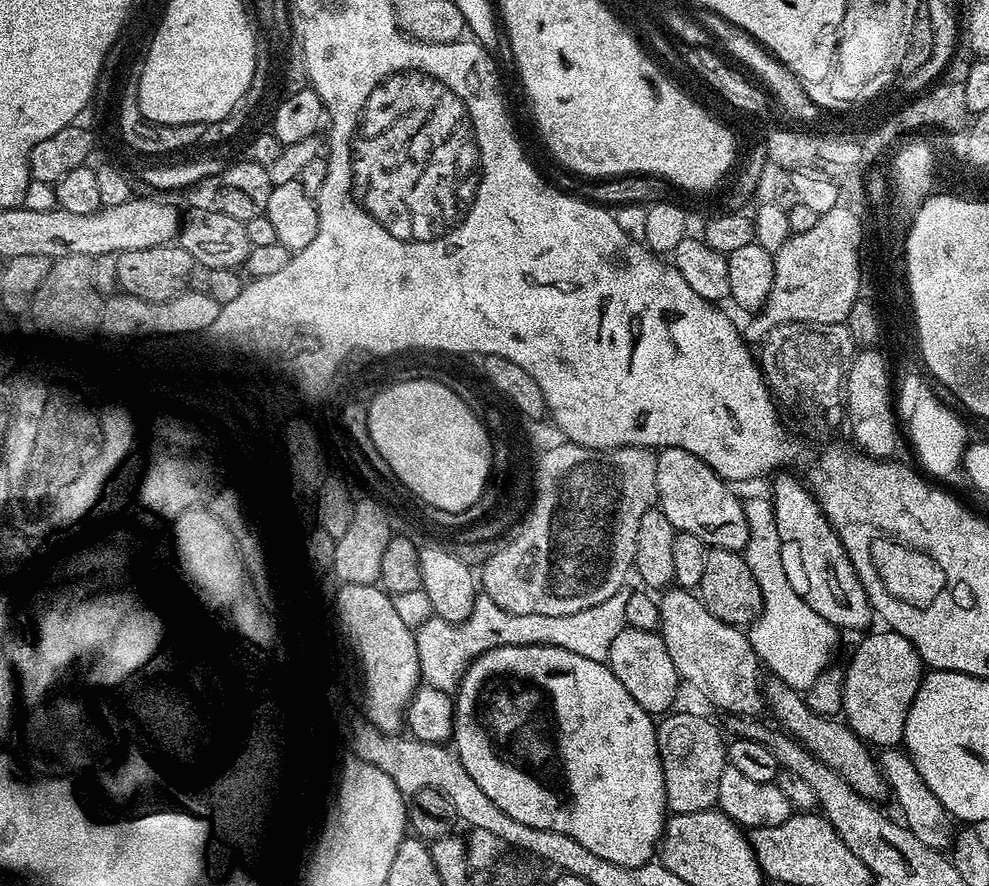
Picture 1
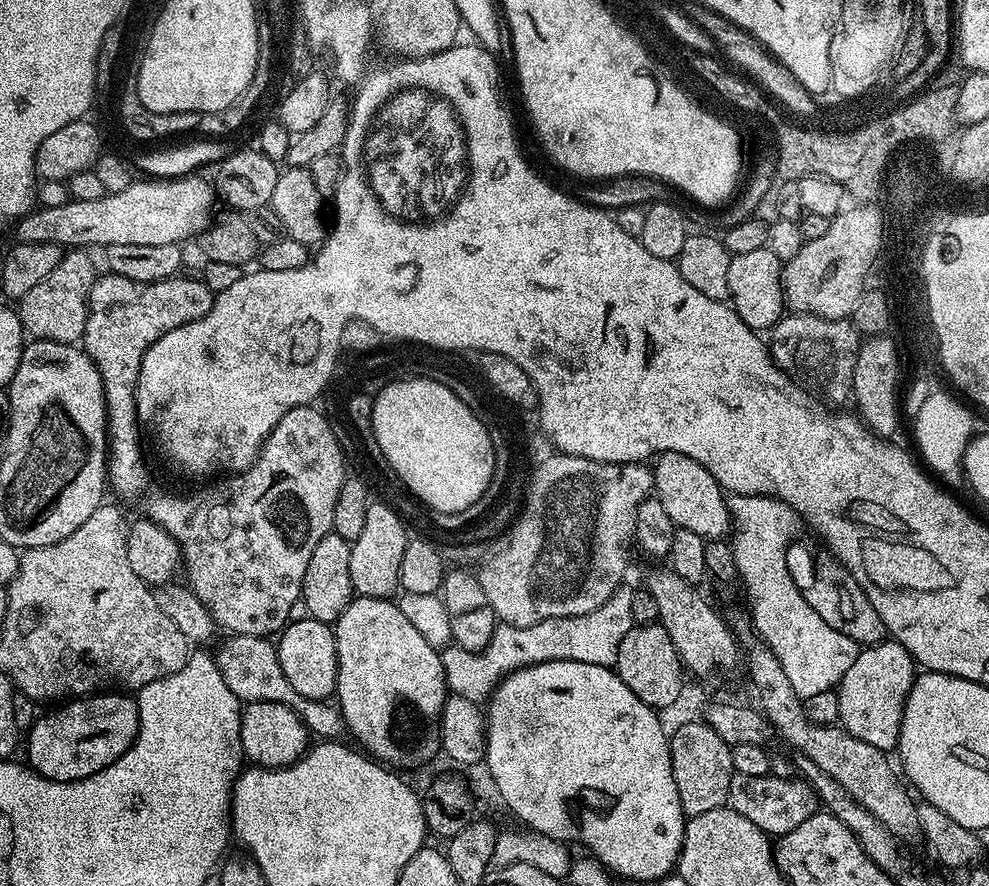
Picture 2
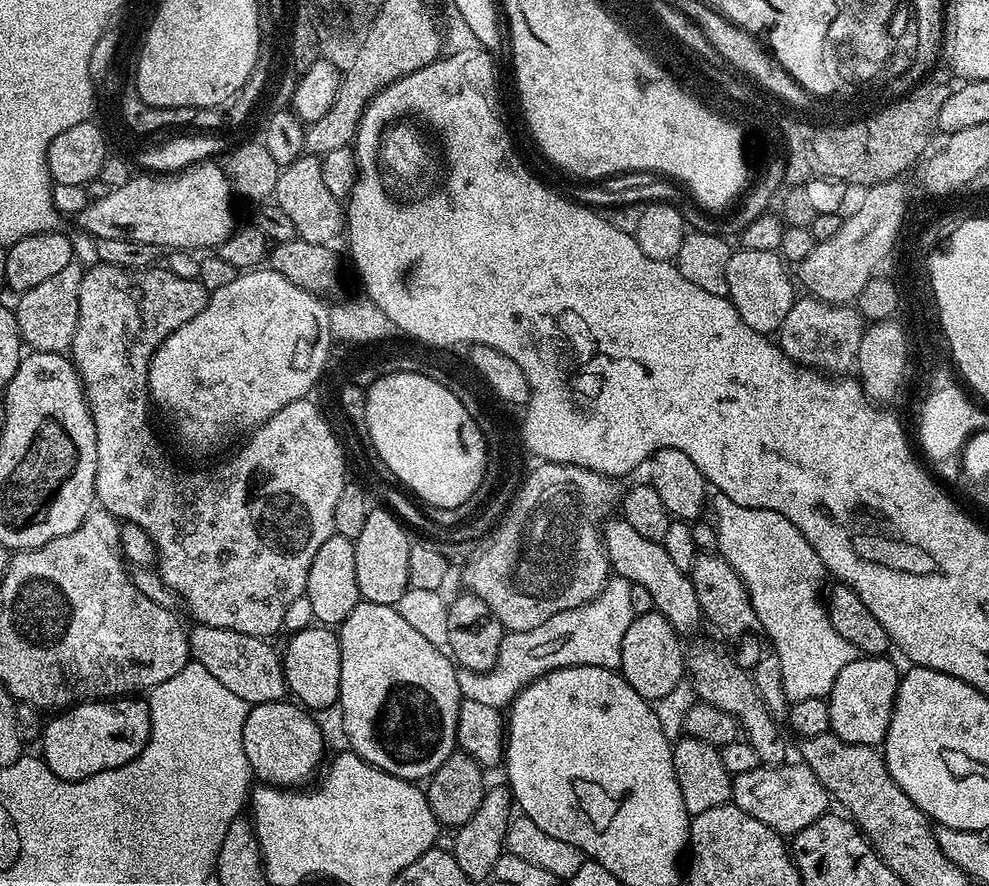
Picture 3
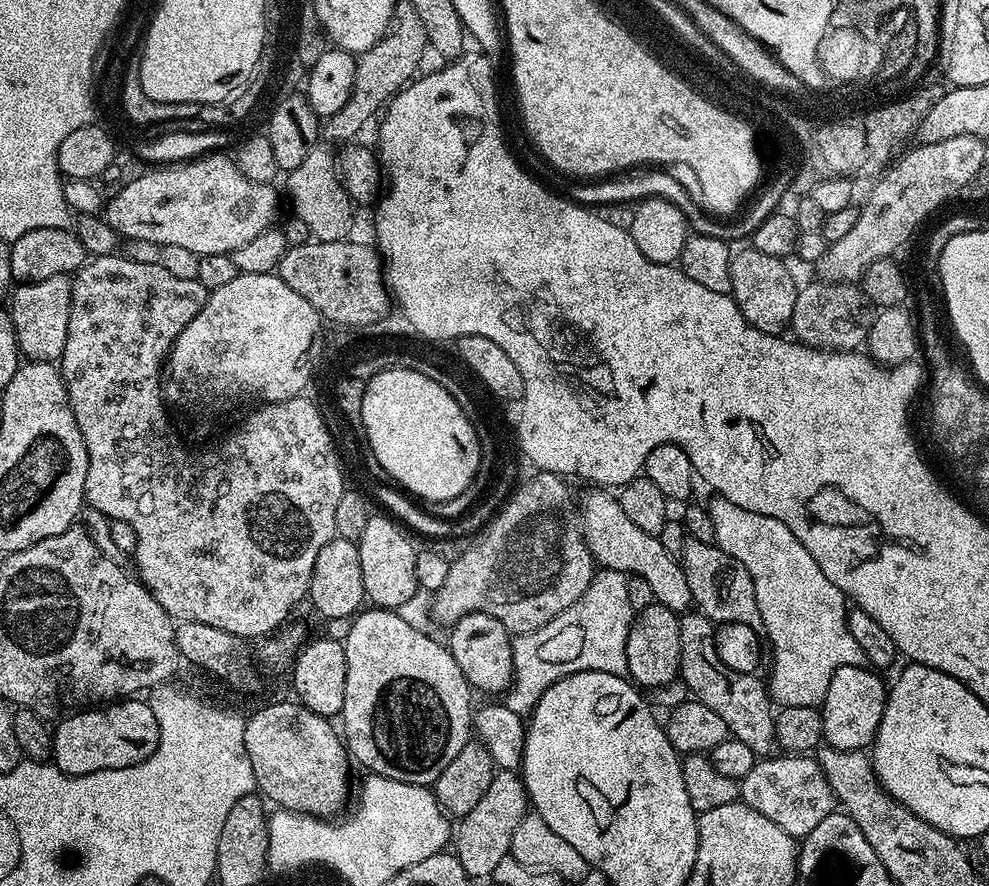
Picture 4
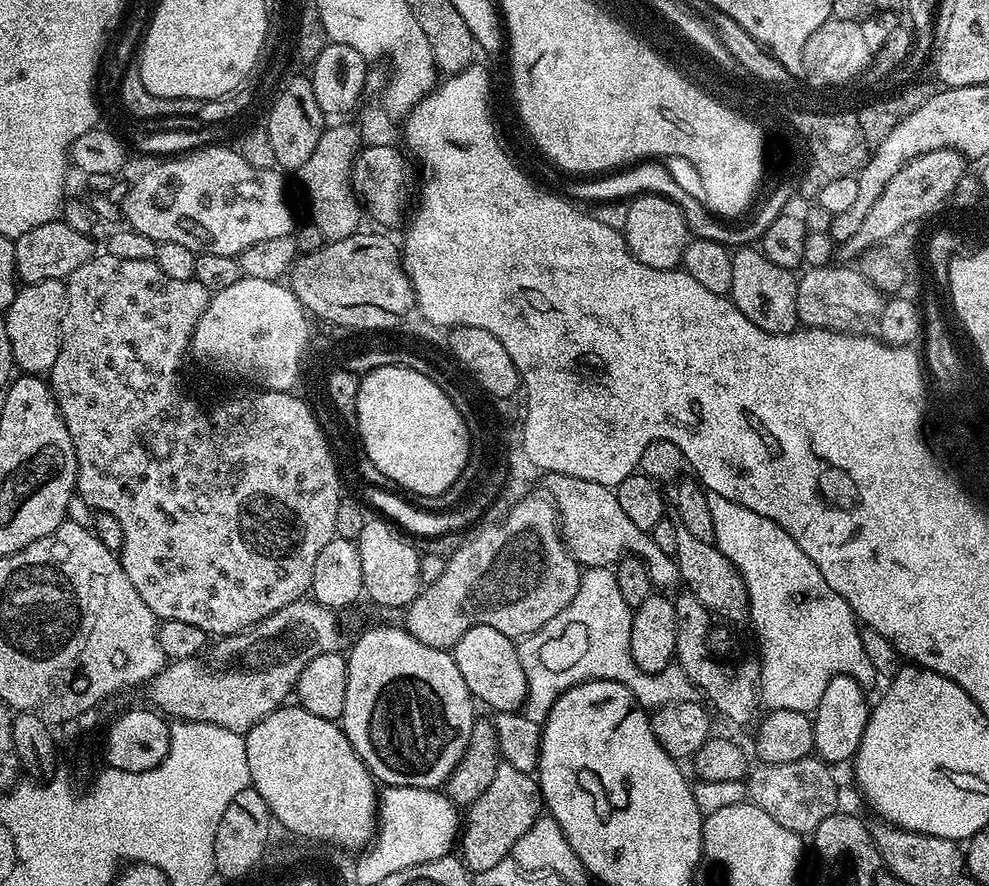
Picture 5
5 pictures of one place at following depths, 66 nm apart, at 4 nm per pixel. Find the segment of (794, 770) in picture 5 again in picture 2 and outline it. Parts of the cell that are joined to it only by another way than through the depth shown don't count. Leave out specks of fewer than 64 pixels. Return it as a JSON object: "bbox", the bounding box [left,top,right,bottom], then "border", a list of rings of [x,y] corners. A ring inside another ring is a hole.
{"bbox":[727,773,818,838],"border":[[[732,773],[727,807],[733,808],[742,818],[754,822],[769,838],[779,838],[790,834],[801,822],[806,822],[818,810],[816,791],[803,778],[780,778],[771,774],[751,776]]]}

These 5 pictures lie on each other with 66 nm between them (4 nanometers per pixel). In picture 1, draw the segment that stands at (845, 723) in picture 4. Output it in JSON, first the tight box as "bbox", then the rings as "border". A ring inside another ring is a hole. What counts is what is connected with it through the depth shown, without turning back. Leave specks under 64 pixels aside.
{"bbox":[842,631,926,750],"border":[[[869,631],[863,637],[865,640],[852,652],[852,661],[846,664],[842,716],[864,743],[877,744],[876,748],[883,750],[897,747],[903,741],[906,718],[920,683],[924,681],[926,665],[915,646],[902,638],[902,634],[876,631]]]}

